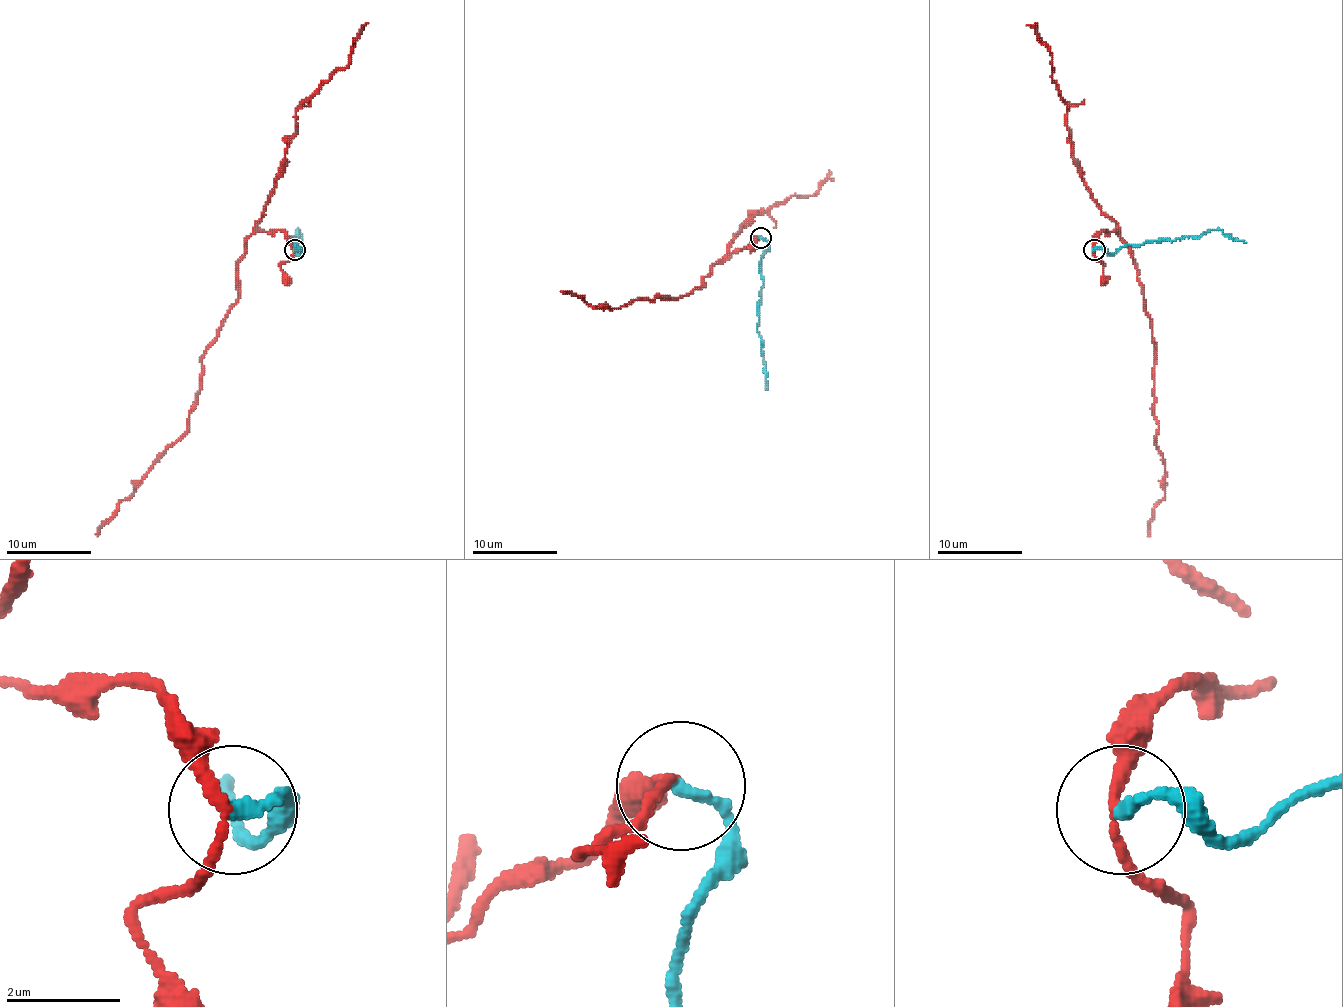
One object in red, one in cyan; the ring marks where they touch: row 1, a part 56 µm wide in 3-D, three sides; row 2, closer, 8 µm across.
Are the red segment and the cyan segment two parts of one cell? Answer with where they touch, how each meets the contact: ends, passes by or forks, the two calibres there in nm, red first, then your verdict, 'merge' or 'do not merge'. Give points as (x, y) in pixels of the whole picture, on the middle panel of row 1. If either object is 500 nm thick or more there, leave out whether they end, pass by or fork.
at (760, 237); red passes by; cyan ends there; 190 nm thick on the red side, 240 nm on the other; do not merge

